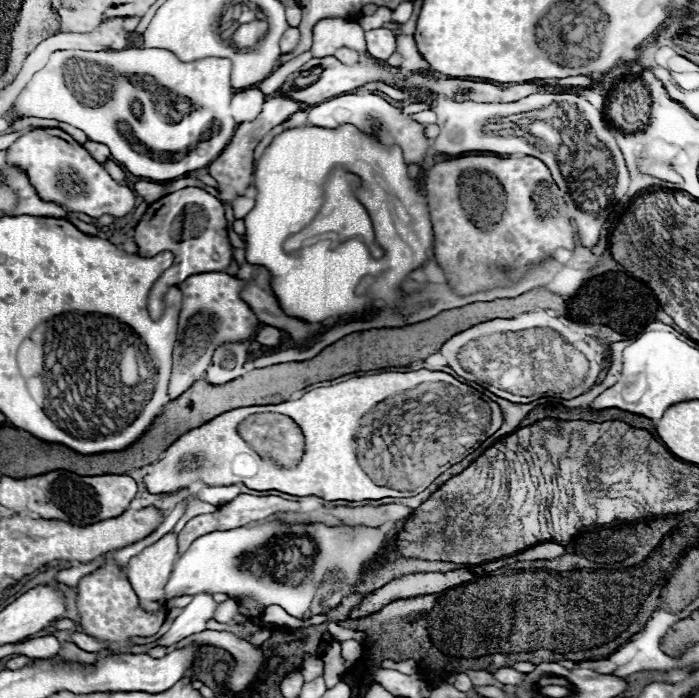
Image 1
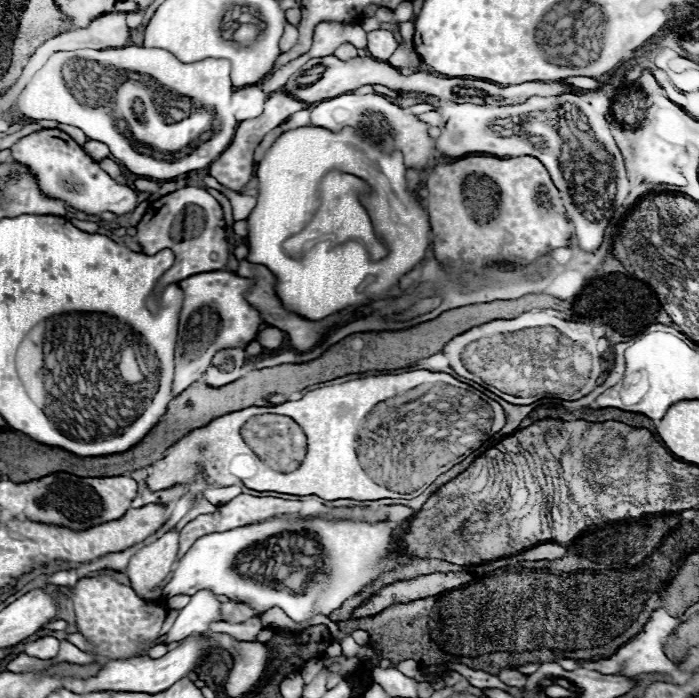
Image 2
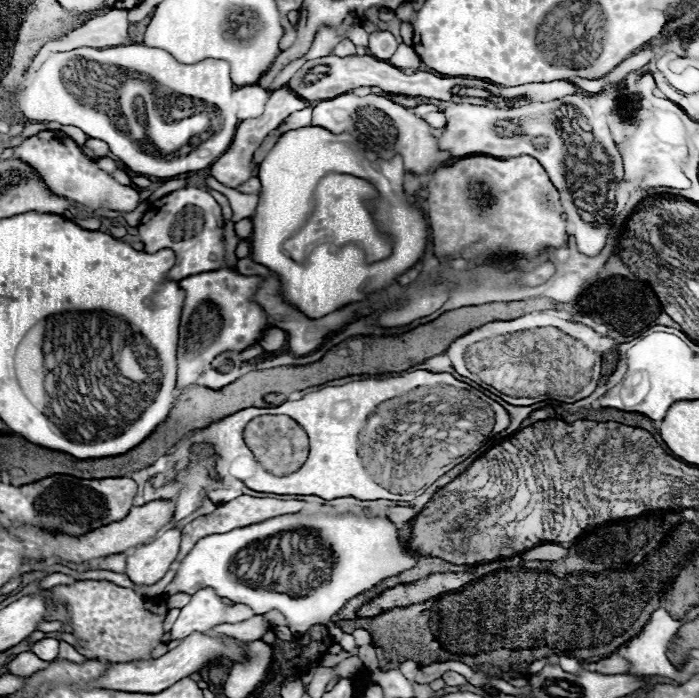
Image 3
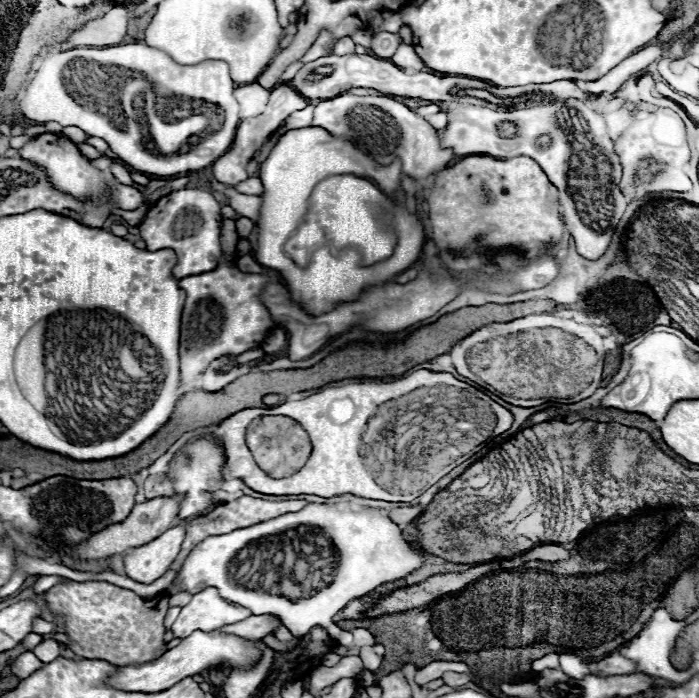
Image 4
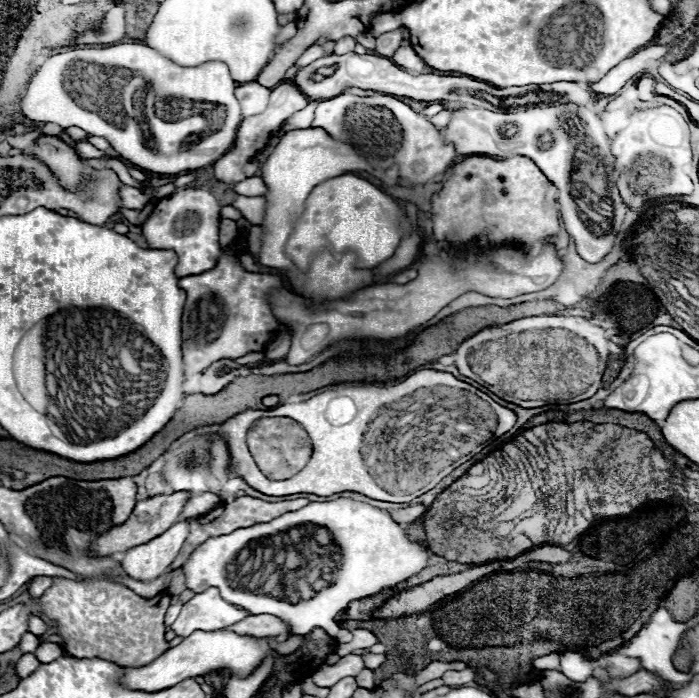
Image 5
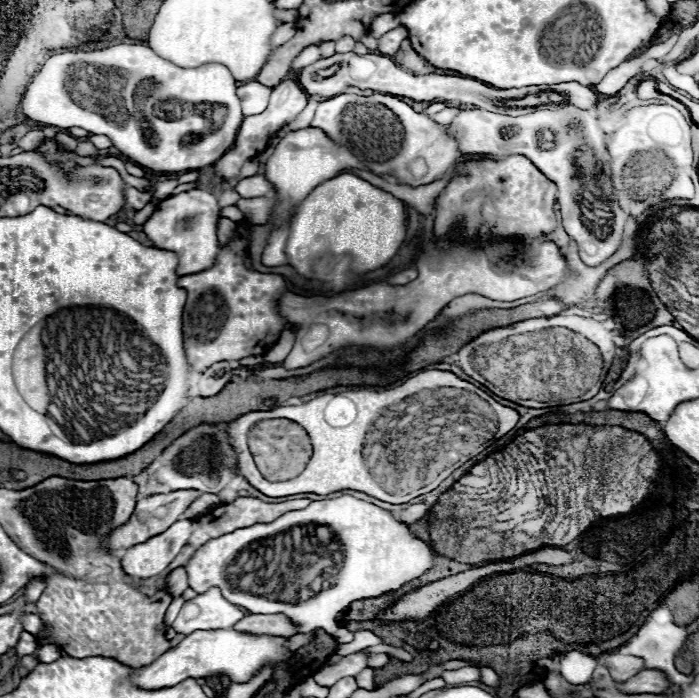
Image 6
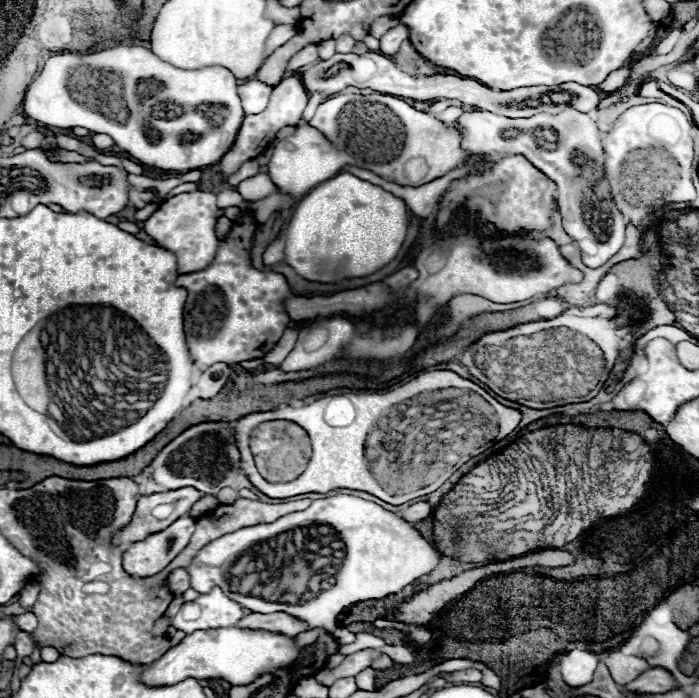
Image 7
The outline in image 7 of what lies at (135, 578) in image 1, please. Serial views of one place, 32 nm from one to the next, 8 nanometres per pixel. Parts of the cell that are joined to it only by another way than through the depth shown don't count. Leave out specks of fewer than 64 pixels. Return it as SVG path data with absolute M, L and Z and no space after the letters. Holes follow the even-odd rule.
M184 516L170 524L170 528L148 536L138 544L130 544L122 556L124 570L134 578L148 578L162 572L188 544L194 524L196 518Z

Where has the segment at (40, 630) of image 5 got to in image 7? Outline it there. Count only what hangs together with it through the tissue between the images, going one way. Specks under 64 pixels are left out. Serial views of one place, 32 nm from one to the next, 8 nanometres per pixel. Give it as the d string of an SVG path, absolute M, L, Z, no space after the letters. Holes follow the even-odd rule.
M24 612L24 614L16 616L16 624L26 632L34 632L38 628L38 618L32 612Z

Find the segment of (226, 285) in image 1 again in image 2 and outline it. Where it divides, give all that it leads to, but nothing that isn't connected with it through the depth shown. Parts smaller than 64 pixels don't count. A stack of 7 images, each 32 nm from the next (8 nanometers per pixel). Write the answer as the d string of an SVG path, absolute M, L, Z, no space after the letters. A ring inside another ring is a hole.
M224 270L194 274L178 284L184 290L184 304L180 312L178 342L174 352L172 396L184 392L206 372L218 348L246 346L256 340L256 334L264 326L264 320L258 316L256 308L244 300L250 284L254 284L254 280L242 280L240 276Z

